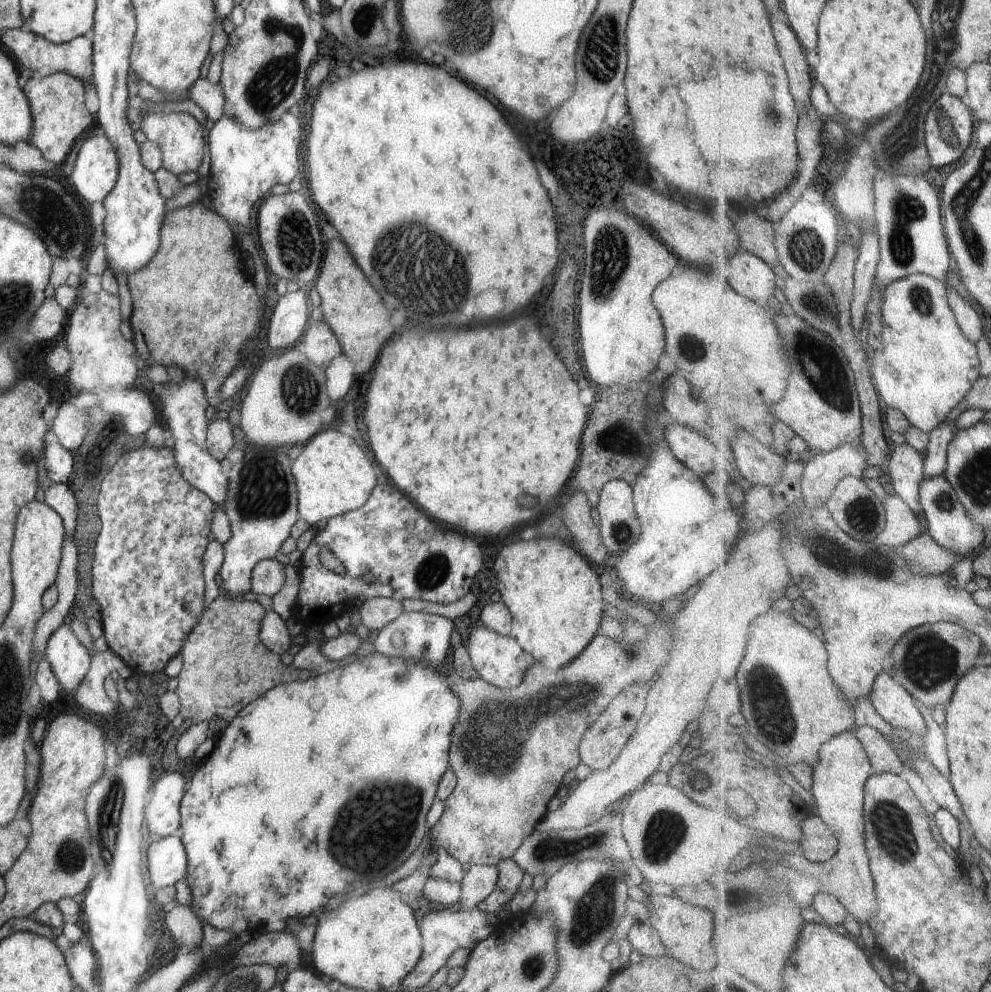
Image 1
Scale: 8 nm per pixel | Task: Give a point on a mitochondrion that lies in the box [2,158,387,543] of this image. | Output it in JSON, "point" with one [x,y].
{"point":[57,218]}

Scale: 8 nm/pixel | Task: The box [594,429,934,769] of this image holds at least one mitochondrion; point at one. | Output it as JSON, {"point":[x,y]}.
{"point":[882,568]}

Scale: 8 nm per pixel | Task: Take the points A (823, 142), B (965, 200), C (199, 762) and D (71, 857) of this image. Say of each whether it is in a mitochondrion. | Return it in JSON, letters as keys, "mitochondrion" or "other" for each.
{"A":"other","B":"mitochondrion","C":"other","D":"mitochondrion"}

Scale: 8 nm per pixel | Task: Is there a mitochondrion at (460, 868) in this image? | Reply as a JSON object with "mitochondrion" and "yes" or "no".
{"mitochondrion":"no"}

